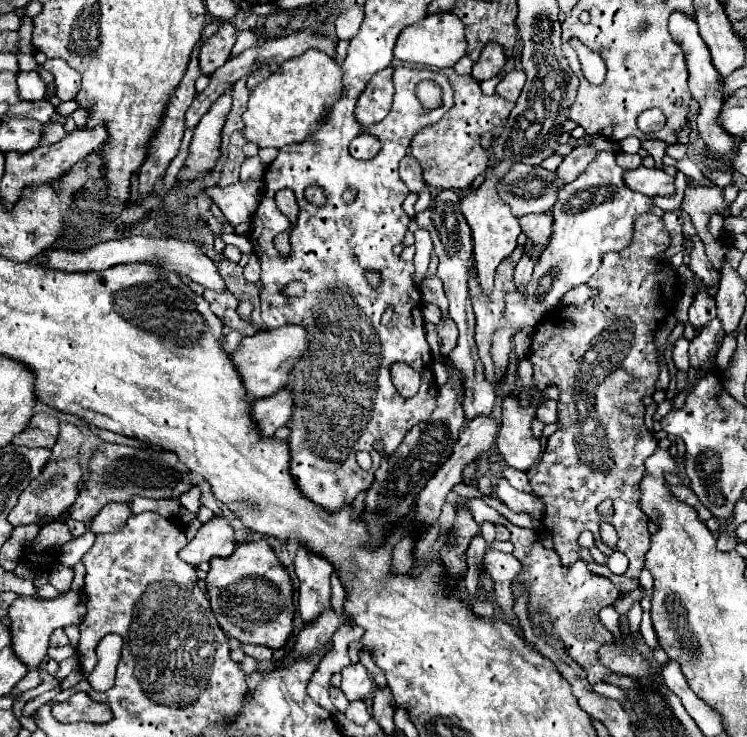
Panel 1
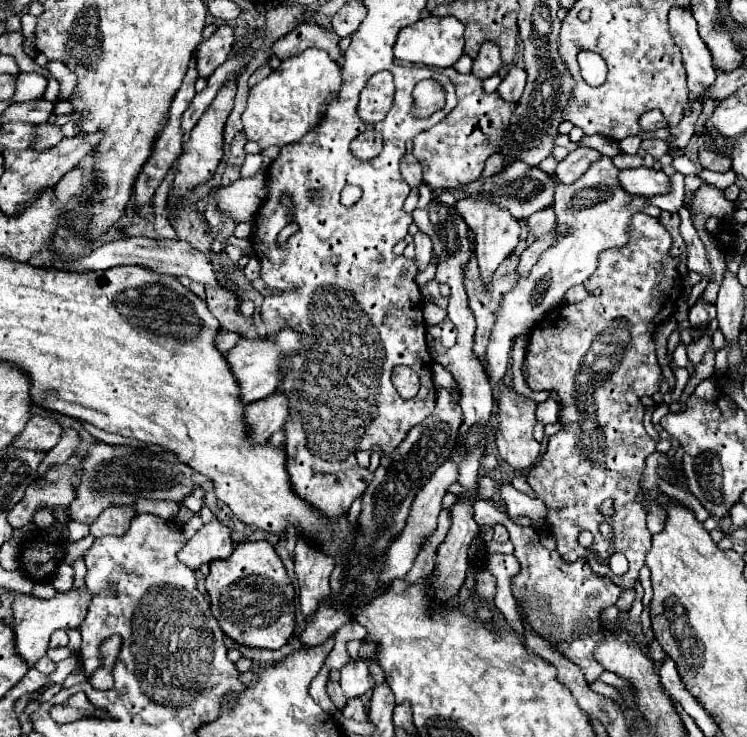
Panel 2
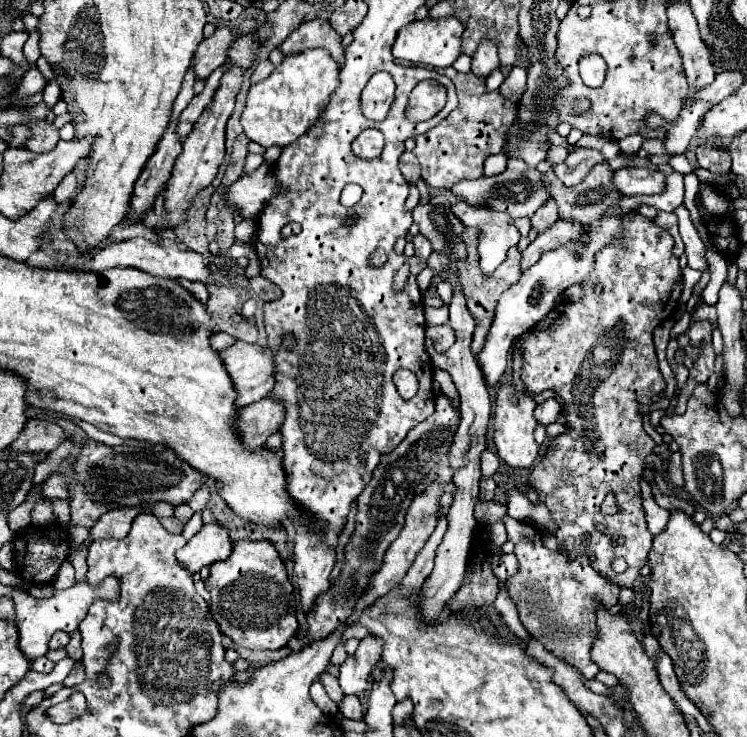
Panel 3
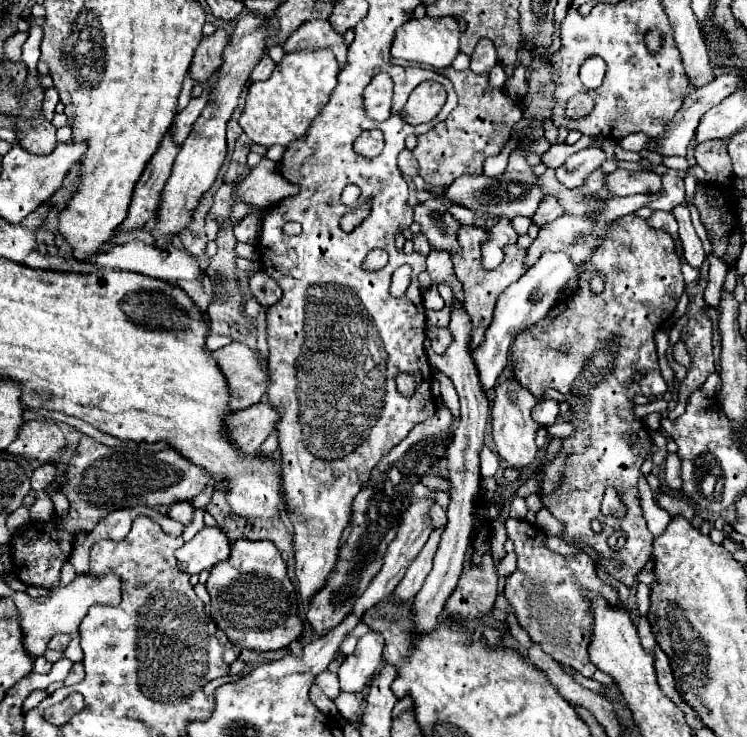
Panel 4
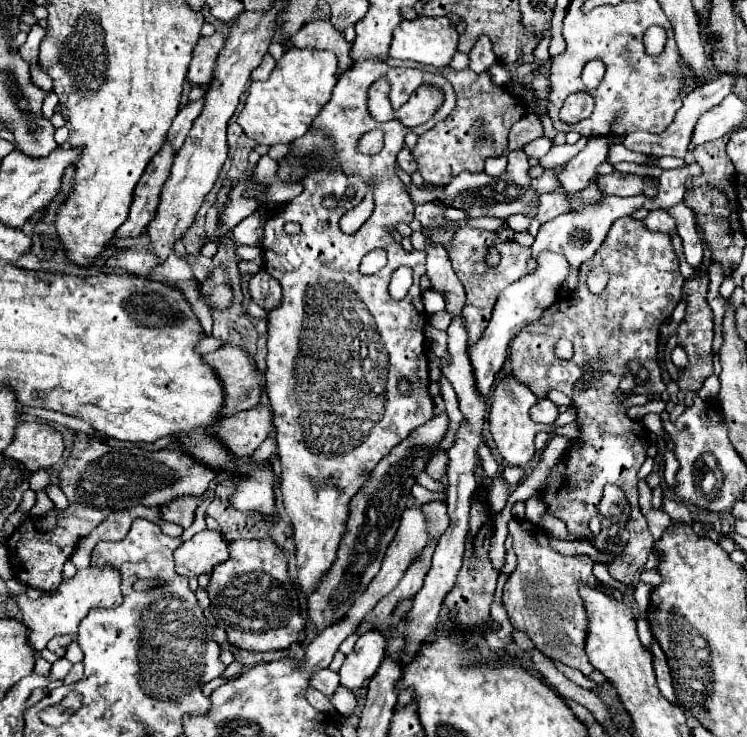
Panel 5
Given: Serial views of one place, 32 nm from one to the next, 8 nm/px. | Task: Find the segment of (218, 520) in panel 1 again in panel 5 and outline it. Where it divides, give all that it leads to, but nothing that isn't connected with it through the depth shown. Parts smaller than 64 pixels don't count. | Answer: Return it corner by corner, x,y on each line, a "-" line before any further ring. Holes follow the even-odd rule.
202,530
192,540
184,542
174,550
176,572
182,576
200,576
202,572
210,574
212,568
228,560
228,542
220,532

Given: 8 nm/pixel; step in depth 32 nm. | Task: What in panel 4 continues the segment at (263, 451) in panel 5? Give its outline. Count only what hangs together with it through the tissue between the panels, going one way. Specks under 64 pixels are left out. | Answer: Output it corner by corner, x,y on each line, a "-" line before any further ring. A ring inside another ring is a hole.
272,433
268,436
262,446
259,448
260,454
264,456
270,456
279,448
279,441
277,433

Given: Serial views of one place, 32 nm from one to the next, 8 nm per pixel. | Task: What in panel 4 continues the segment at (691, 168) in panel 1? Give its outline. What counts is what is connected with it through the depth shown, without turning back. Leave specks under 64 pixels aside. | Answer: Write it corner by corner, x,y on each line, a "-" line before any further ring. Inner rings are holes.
668,156
668,158
664,158
664,166
668,166
668,168
676,168
676,170
680,170
680,172
690,170
688,160
682,158
682,156

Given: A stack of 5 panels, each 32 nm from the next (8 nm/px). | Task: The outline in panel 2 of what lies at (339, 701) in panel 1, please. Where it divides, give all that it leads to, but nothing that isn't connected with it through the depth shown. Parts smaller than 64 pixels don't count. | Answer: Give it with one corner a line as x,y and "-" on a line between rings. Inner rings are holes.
332,680
328,682
328,694
330,694
330,698
332,698
332,702
336,704
338,710
342,710
346,706
346,696
344,696
342,688
338,684
334,684

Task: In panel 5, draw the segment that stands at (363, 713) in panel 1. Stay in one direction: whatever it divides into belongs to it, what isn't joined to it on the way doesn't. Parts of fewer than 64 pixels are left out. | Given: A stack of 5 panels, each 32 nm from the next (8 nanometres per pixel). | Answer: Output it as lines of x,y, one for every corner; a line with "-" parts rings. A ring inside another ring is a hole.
338,688
336,694
330,698
330,702
334,704
334,708
342,714
342,716
352,716
358,708
358,700
352,692
348,692
346,688

